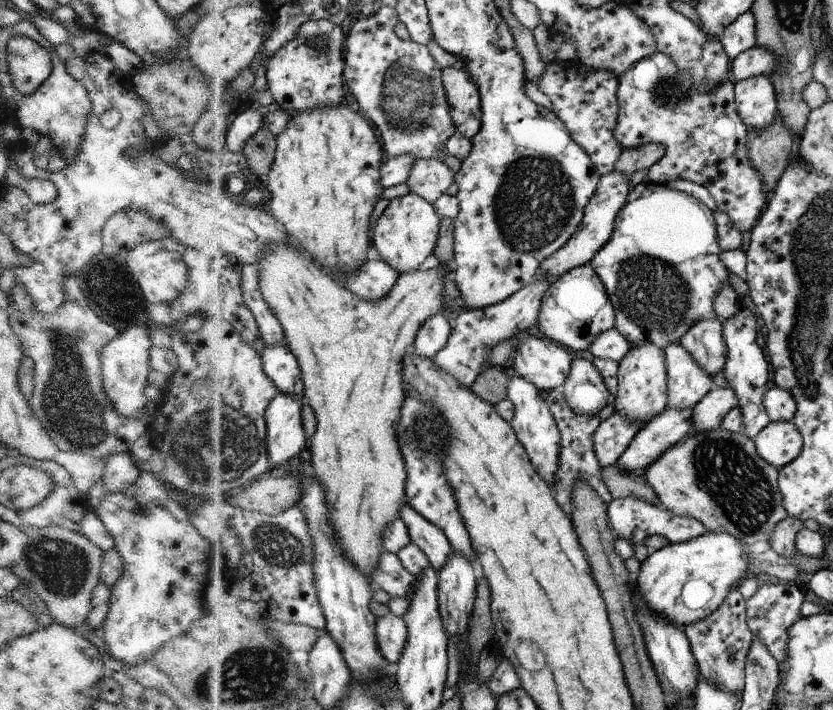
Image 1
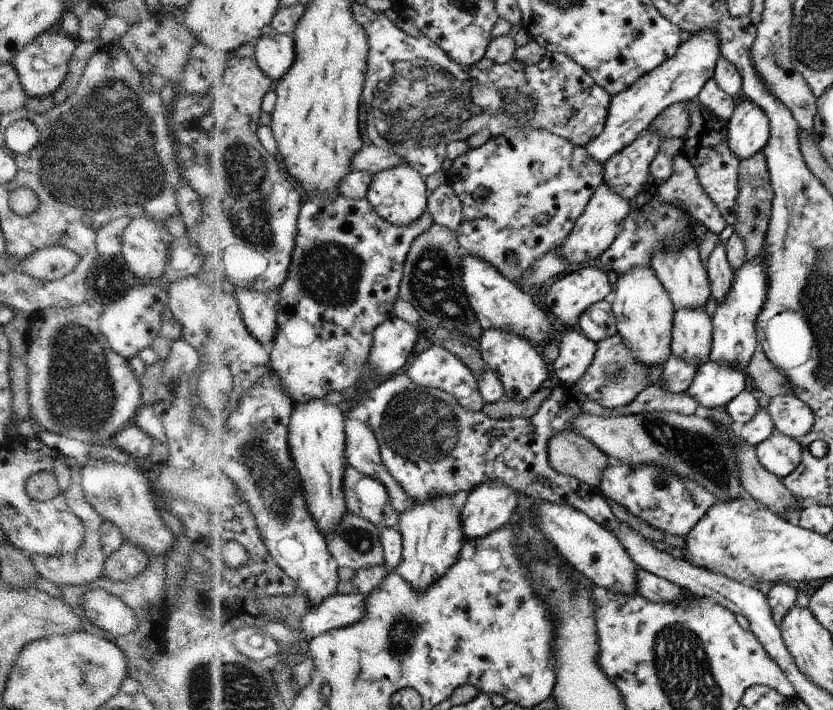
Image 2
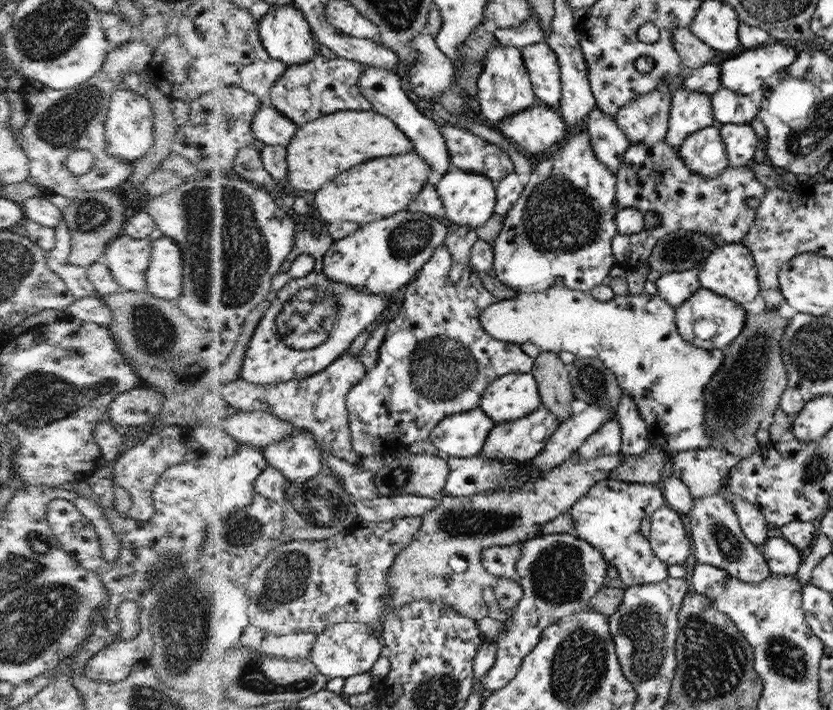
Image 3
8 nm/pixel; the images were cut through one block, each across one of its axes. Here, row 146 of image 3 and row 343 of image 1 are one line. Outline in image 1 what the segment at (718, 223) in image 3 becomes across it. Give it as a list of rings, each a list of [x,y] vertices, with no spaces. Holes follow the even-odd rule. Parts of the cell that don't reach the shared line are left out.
[[[646,179],[630,190],[626,204],[619,210],[617,215],[618,218],[616,218],[612,236],[610,236],[608,242],[593,256],[593,259],[588,264],[599,273],[599,277],[602,279],[607,289],[607,294],[611,299],[612,306],[615,307],[615,327],[624,338],[627,338],[630,346],[641,347],[650,342],[664,350],[668,345],[678,343],[695,322],[704,319],[716,319],[720,324],[723,324],[724,320],[716,315],[714,308],[712,308],[712,302],[714,302],[714,298],[716,298],[716,294],[720,292],[722,286],[730,285],[728,279],[730,272],[728,272],[726,265],[722,262],[719,255],[722,249],[719,247],[714,212],[703,202],[696,200],[696,198],[685,192],[670,188],[668,185],[652,183]]]

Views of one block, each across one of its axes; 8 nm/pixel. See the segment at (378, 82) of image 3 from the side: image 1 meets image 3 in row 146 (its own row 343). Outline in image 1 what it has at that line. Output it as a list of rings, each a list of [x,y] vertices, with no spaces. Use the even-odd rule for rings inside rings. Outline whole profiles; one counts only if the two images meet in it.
[[[444,312],[432,317],[423,329],[419,330],[419,337],[414,344],[416,353],[434,359],[443,348],[448,346],[454,329]]]

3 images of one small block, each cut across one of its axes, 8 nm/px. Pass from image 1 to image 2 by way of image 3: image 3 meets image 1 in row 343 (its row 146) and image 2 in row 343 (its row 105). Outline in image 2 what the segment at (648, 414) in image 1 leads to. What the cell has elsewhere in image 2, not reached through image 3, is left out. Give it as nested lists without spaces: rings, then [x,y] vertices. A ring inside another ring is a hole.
[[[651,267],[635,268],[628,270],[628,274],[622,274],[613,278],[614,289],[609,298],[612,304],[612,310],[616,318],[617,333],[622,336],[624,342],[627,342],[628,348],[634,354],[638,362],[643,362],[649,369],[654,366],[666,364],[671,360],[671,337],[674,333],[675,305],[672,302],[671,295],[664,290],[663,282],[660,282],[659,275]]]

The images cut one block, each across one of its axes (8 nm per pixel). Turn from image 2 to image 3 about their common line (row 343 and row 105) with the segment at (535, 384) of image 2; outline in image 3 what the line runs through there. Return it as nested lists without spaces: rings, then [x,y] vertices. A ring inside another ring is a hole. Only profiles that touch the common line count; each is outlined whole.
[[[498,42],[498,45],[488,49],[482,73],[477,81],[479,117],[492,125],[503,122],[508,115],[520,114],[520,111],[528,110],[528,107],[532,107],[536,102],[532,87],[530,73],[523,61],[522,49]]]

